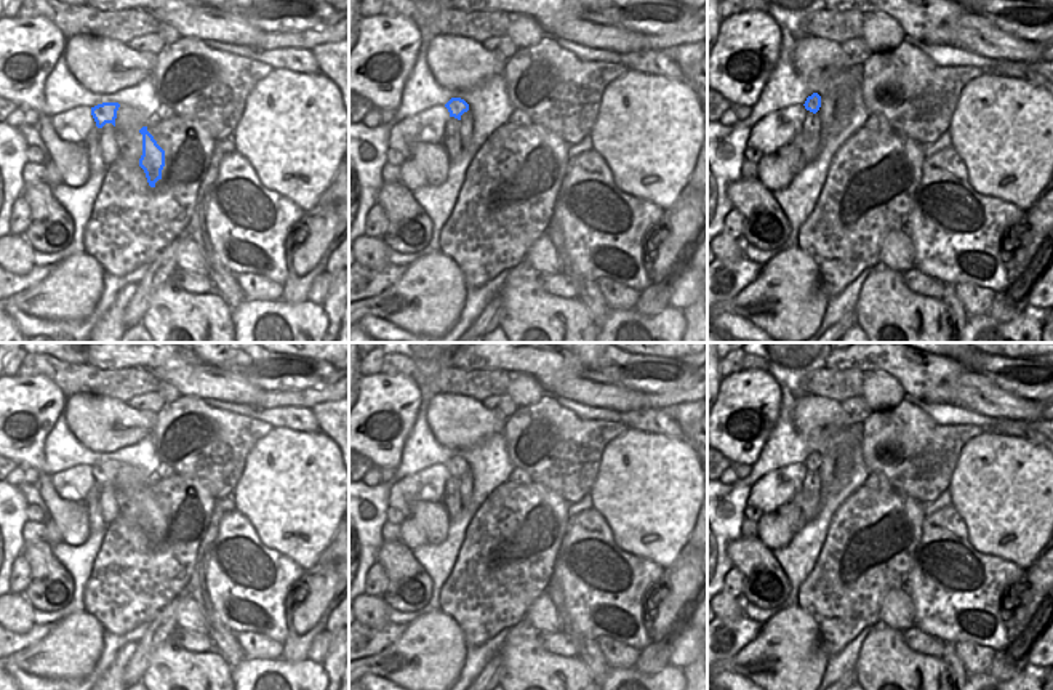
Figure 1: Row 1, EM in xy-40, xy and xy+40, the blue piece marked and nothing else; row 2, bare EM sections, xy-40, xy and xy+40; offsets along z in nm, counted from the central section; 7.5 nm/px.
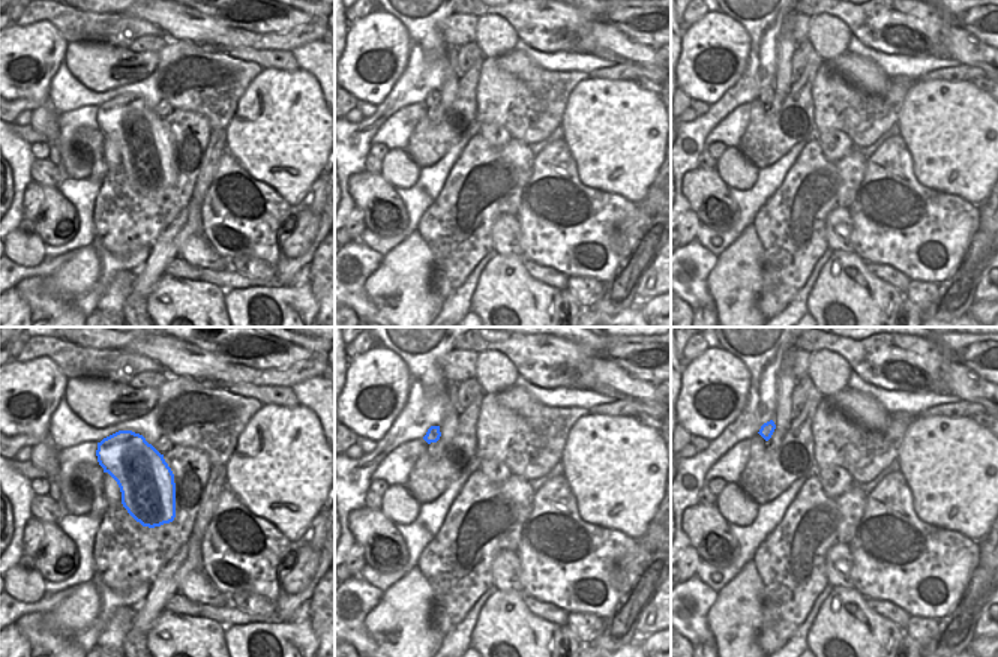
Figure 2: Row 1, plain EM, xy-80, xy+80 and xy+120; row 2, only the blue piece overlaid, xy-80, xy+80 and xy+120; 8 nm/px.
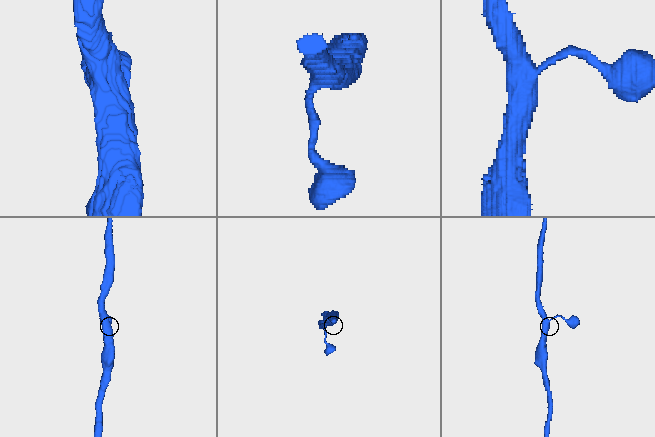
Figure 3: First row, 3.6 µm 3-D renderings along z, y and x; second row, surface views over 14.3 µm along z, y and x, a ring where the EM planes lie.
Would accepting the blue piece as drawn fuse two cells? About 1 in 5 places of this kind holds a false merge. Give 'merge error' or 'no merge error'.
no merge error

